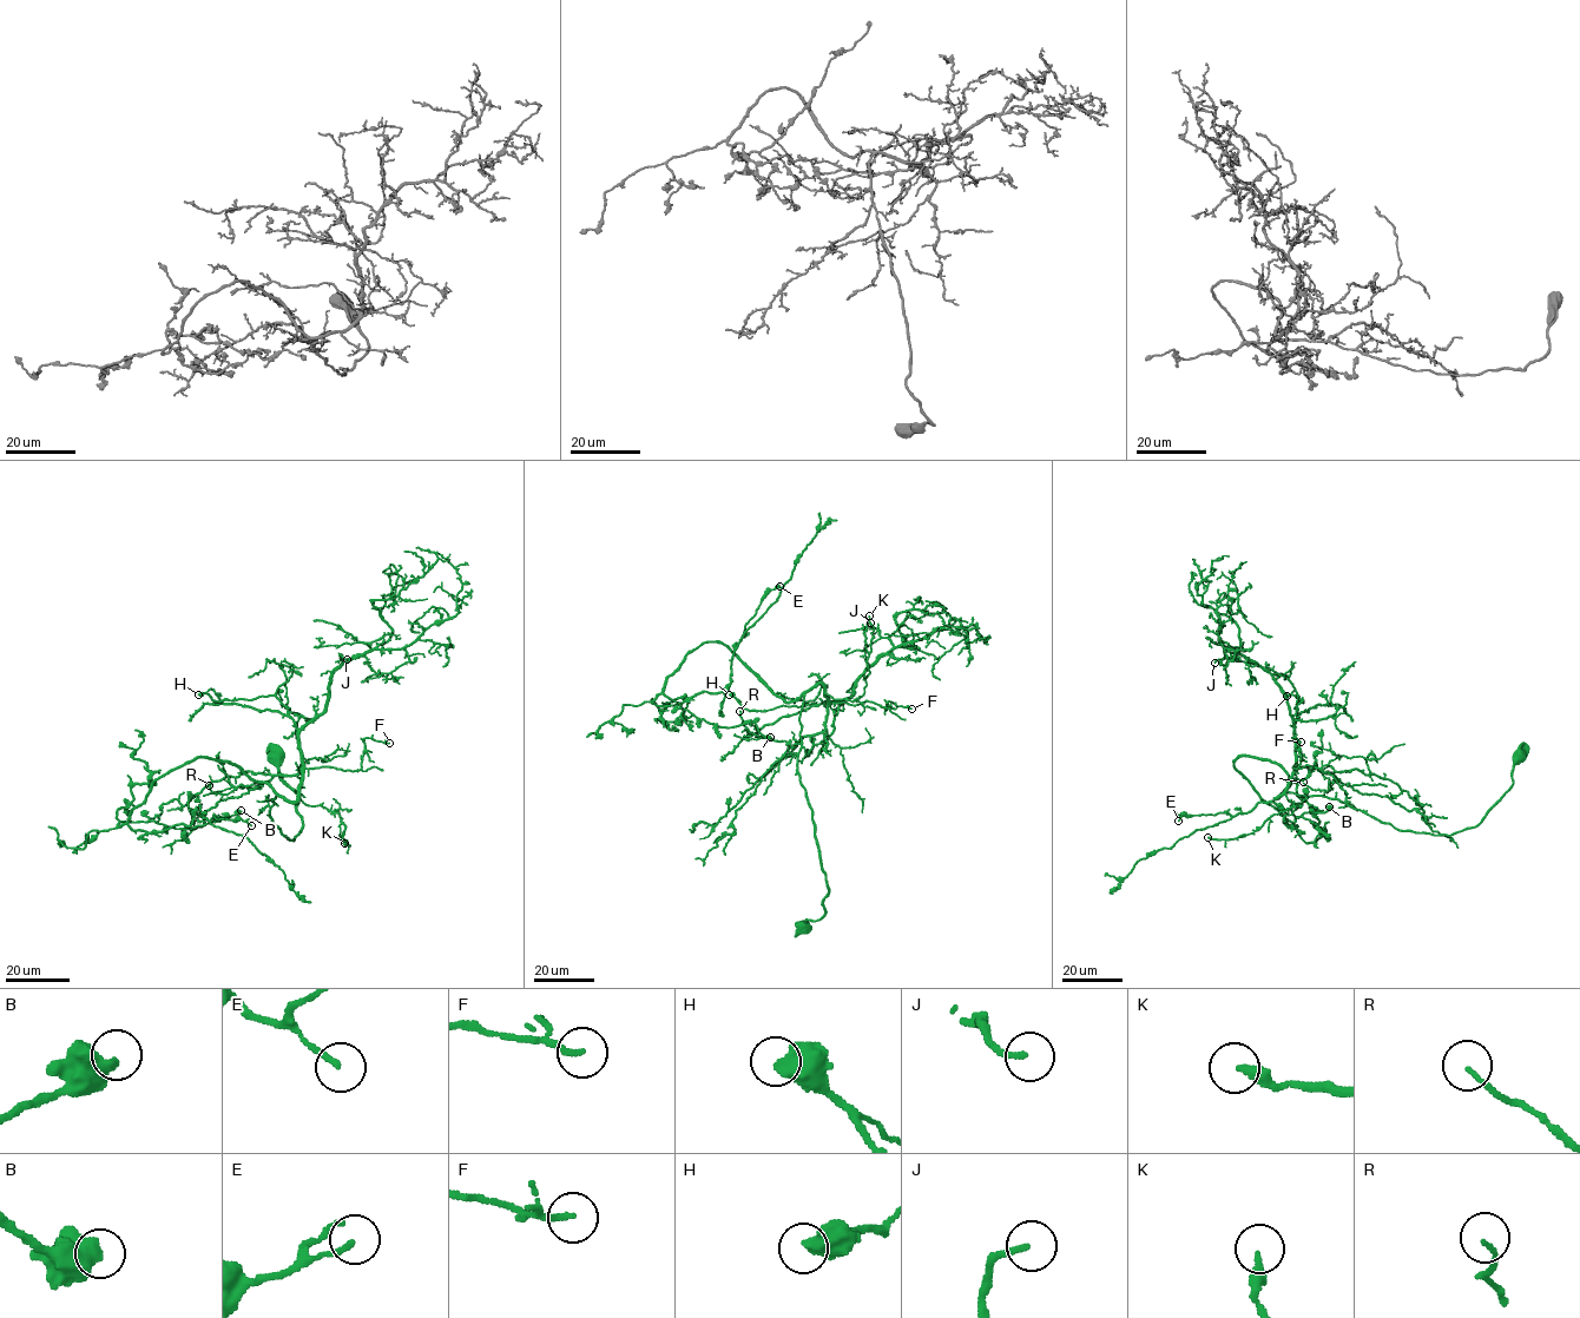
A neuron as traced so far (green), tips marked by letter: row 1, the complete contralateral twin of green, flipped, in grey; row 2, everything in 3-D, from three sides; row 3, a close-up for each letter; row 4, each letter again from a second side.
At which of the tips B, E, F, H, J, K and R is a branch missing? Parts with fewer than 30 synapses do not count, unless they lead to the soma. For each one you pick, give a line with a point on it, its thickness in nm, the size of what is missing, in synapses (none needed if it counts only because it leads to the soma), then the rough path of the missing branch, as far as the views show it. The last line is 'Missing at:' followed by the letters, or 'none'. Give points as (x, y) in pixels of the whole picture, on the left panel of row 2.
Missing at: none

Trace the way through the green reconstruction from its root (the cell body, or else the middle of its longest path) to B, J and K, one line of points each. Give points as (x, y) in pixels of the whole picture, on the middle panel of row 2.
B: (803, 924), (828, 893), (797, 770), (804, 692), (784, 702), (705, 641), (652, 703), (770, 737)
J: (803, 924), (822, 916), (828, 887), (797, 770), (800, 713), (818, 683), (825, 703), (853, 694), (870, 623)
K: (803, 924), (822, 916), (828, 887), (797, 770), (800, 713), (818, 683), (834, 699), (863, 693), (869, 615)

